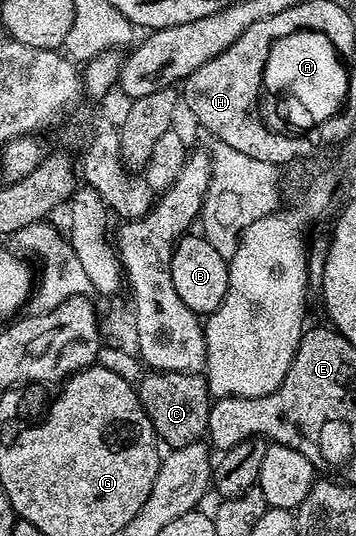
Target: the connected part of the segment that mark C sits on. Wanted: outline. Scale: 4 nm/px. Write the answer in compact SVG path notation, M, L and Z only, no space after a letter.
M150 370L143 373L142 381L137 383L138 399L152 424L155 434L163 443L167 442L170 450L179 450L193 442L200 442L206 438L206 425L212 405L212 395L205 377L201 373L181 374L167 370Z

